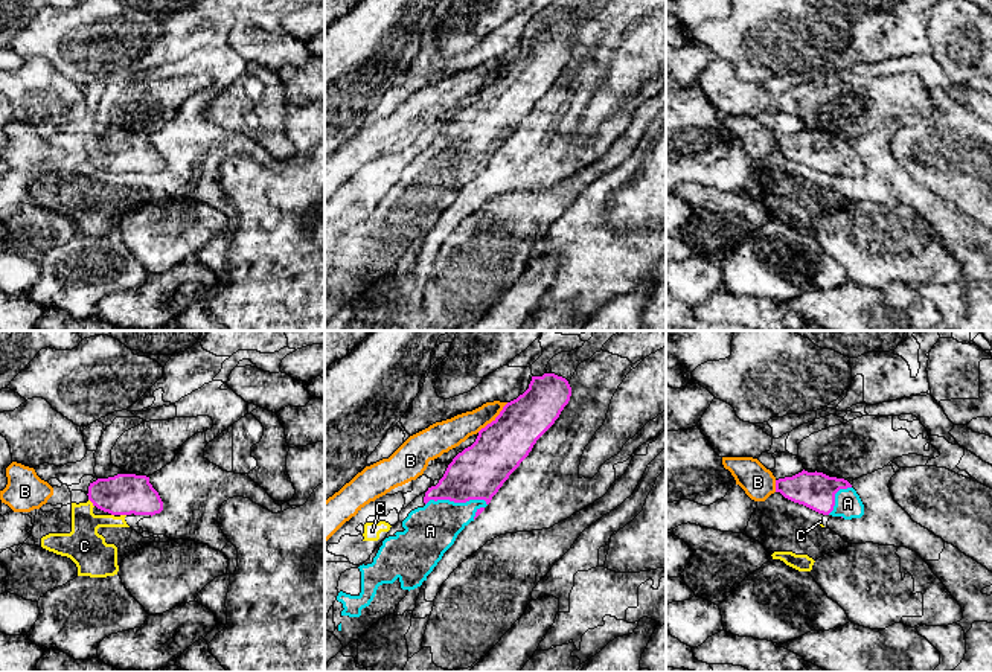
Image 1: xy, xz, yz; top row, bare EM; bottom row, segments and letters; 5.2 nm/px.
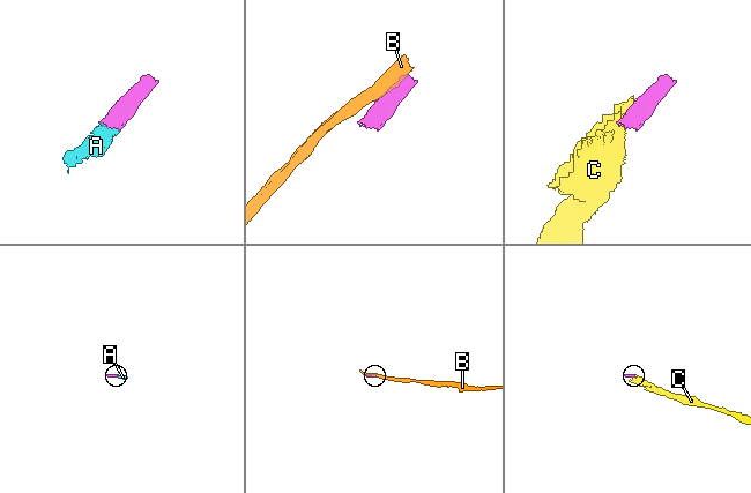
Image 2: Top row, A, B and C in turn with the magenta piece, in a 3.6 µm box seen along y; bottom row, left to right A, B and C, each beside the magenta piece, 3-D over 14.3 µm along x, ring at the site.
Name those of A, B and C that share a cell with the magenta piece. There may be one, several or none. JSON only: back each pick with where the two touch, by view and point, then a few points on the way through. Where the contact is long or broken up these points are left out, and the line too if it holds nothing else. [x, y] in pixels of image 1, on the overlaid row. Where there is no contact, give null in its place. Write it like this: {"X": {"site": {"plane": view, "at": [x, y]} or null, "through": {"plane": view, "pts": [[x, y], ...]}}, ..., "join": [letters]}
{"A": {"site": {"plane": "xz", "at": [456, 502]}, "through": {"plane": "xz", "pts": [[477, 473], [456, 502], [430, 531]]}}, "join": ["A"]}

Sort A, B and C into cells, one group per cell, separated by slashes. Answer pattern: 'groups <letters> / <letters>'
groups A / B / C

